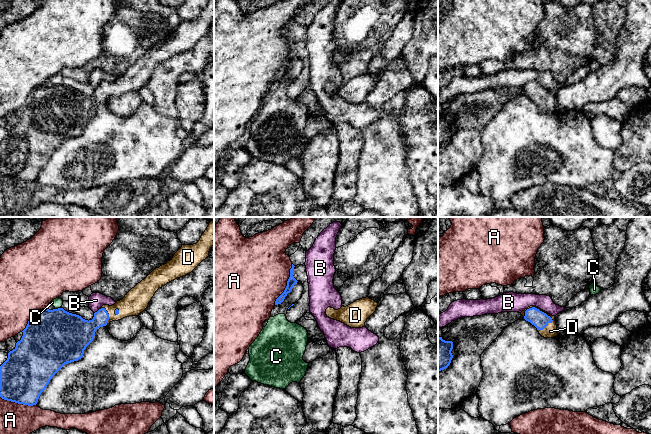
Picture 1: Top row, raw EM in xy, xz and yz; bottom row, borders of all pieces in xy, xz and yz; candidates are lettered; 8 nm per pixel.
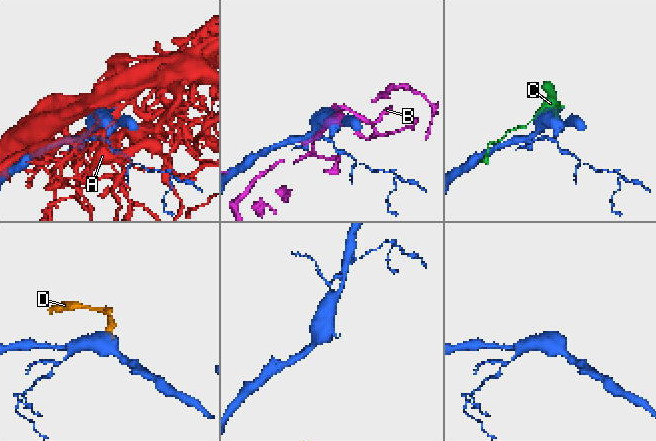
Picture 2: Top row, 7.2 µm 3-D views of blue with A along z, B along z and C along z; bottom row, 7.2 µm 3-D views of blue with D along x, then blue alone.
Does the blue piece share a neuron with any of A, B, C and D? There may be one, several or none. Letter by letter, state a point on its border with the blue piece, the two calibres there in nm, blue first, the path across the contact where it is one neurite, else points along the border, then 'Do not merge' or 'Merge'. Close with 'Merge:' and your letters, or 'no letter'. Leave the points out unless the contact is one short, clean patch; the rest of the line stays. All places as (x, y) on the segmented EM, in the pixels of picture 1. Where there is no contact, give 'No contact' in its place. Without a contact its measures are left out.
A: Touches blue at xz (287, 284). Thickness 70 nm (blue) against 480 nm. Do not merge
B: Touches blue at xy (97, 311). Thickness 280 nm (blue) against 120 nm. Do not merge
C: Touches blue at xy (58, 308). Thickness 460 nm (blue) against 80 nm. Do not merge
D: Touches blue at yz (536, 308). Thickness 140 nm (blue) against 110 nm. Merge
Merge: D

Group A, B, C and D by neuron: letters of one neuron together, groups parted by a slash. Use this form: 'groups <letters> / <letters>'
groups A / B / C / D

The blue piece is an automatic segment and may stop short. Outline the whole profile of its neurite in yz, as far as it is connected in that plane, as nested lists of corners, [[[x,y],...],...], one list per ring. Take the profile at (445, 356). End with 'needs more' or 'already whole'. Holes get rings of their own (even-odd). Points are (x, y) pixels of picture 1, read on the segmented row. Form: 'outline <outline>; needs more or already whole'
outline [[[442,337],[438,338],[438,372],[446,369],[450,365],[453,358],[452,349],[452,341],[445,341]]]; already whole

